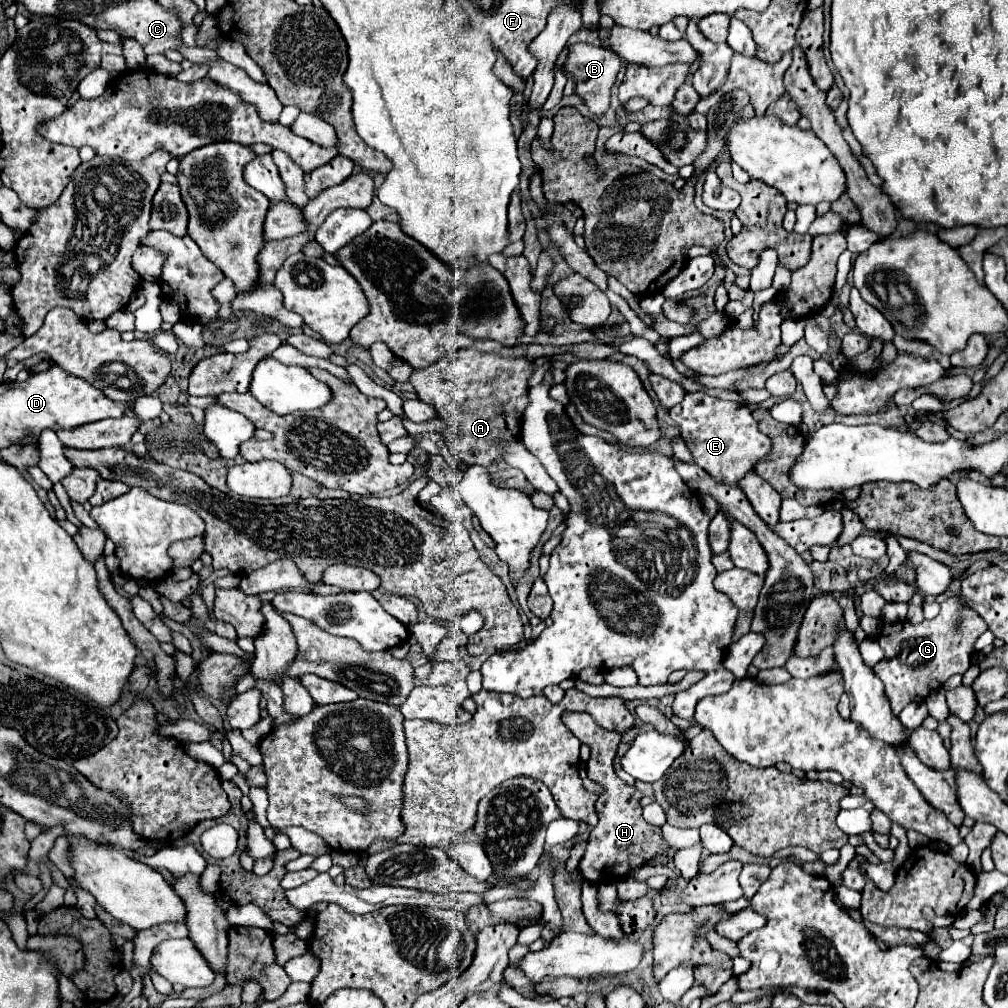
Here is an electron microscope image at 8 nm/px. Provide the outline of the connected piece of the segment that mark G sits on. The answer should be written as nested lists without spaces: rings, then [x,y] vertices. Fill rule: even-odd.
[[[950,597],[942,603],[942,611],[932,621],[924,621],[920,625],[912,625],[910,621],[882,625],[878,643],[884,649],[886,657],[874,667],[874,673],[882,679],[886,687],[886,697],[890,701],[894,715],[900,715],[900,711],[908,703],[924,701],[930,695],[930,691],[940,689],[956,673],[964,675],[970,667],[974,643],[988,627],[974,609],[966,609],[966,617],[960,625],[958,615],[962,615],[960,603],[958,599]]]

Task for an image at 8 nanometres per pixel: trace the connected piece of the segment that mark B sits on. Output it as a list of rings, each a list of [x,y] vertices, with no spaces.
[[[588,43],[570,45],[568,51],[570,53],[568,53],[566,63],[562,65],[562,73],[568,79],[576,81],[574,93],[578,97],[582,97],[582,101],[588,105],[588,109],[594,115],[598,115],[598,117],[606,115],[606,111],[608,111],[608,91],[612,89],[612,85],[616,81],[622,59],[614,51],[608,51],[608,49],[602,49],[602,47],[596,47],[596,45],[588,45]]]

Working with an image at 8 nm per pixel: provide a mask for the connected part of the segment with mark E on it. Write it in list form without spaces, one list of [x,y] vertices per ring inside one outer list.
[[[686,393],[684,401],[670,409],[670,417],[680,425],[682,439],[694,455],[694,463],[722,483],[738,483],[746,471],[752,471],[758,459],[770,451],[770,439],[758,431],[750,407],[720,401],[706,393]]]

